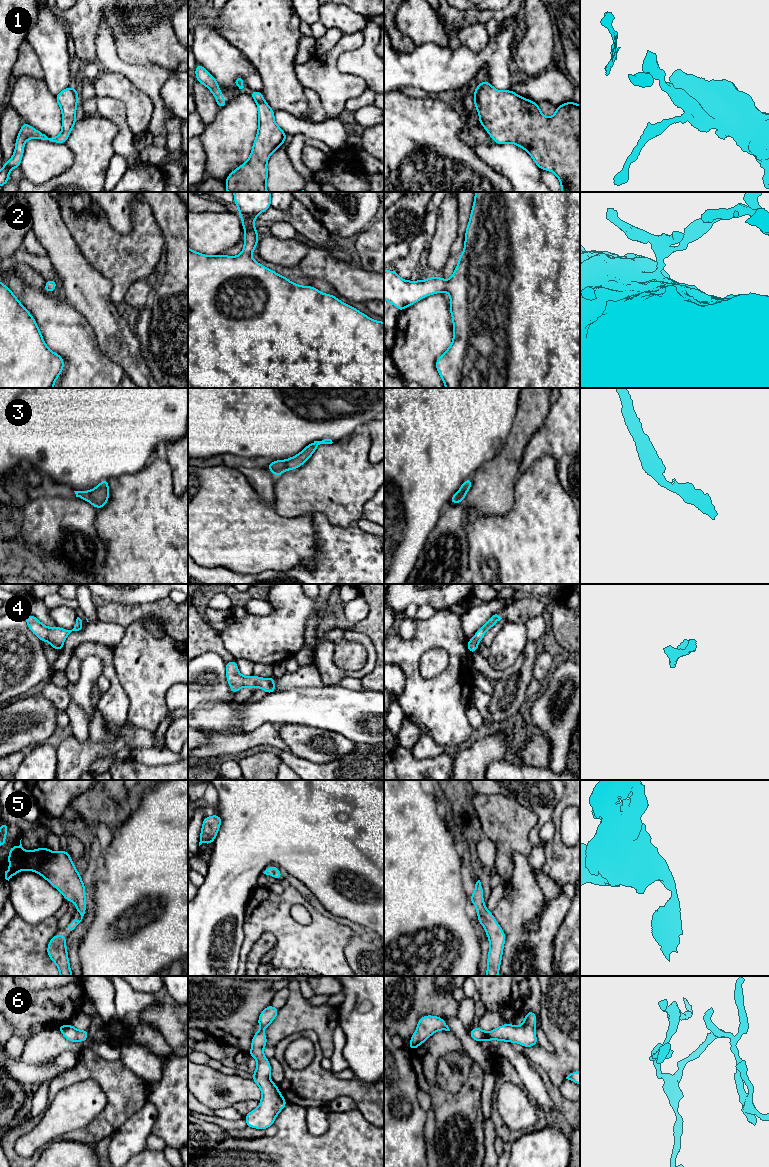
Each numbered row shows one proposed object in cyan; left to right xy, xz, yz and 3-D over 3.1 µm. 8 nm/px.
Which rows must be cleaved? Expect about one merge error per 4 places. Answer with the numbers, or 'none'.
none

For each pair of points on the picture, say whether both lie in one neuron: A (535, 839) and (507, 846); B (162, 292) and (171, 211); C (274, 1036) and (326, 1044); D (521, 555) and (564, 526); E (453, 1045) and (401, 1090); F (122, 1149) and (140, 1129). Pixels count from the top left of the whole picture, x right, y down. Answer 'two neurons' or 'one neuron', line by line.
A: two neurons
B: one neuron
C: one neuron
D: one neuron
E: two neurons
F: one neuron

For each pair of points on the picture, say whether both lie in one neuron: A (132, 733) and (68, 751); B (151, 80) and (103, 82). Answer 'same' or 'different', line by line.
A: same
B: different

